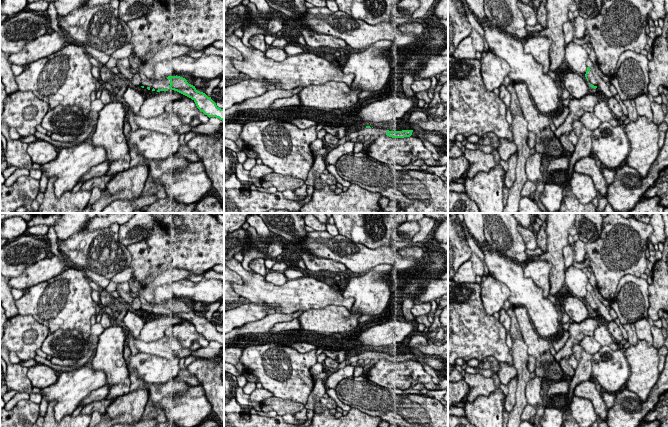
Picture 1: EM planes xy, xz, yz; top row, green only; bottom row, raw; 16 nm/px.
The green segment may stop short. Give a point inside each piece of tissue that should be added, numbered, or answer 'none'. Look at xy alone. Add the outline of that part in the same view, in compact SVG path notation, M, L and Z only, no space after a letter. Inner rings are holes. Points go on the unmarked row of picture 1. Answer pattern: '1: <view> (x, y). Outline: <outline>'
1: xy (157, 308). Outline: M146 303L145 305L141 304L141 310L144 311L149 311L150 314L152 314L153 312L155 313L155 315L157 315L158 313L170 313L169 309L170 309L170 304L163 303L163 304L156 304L154 306L152 306L150 303Z

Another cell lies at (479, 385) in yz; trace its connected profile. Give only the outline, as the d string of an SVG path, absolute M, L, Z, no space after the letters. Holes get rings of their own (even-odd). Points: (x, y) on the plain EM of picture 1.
M466 373L463 379L470 388L467 396L467 401L470 403L473 403L474 400L479 396L489 396L497 388L491 377L484 377L479 373Z

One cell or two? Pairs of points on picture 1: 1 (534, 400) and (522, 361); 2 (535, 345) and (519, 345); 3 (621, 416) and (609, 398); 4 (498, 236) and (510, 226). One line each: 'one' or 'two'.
1: two
2: two
3: two
4: one

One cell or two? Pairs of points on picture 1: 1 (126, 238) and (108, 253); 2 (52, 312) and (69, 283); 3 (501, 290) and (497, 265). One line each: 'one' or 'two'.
1: two
2: one
3: two

